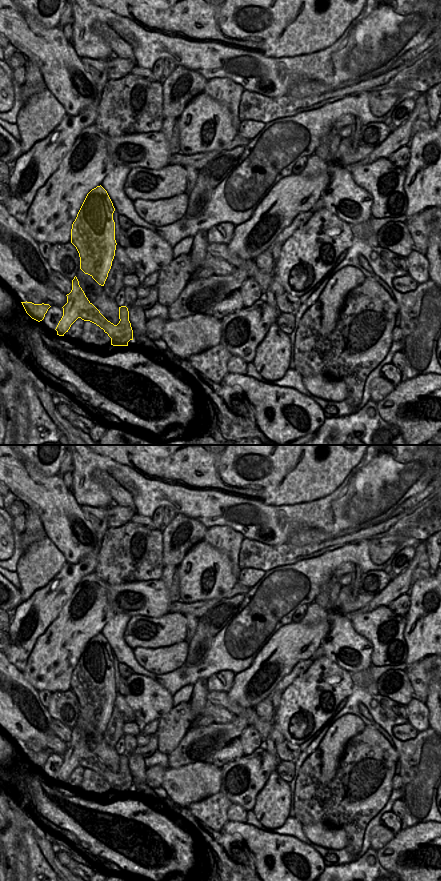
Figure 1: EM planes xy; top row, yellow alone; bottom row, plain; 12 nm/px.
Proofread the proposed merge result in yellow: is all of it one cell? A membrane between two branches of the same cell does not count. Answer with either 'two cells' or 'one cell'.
two cells

